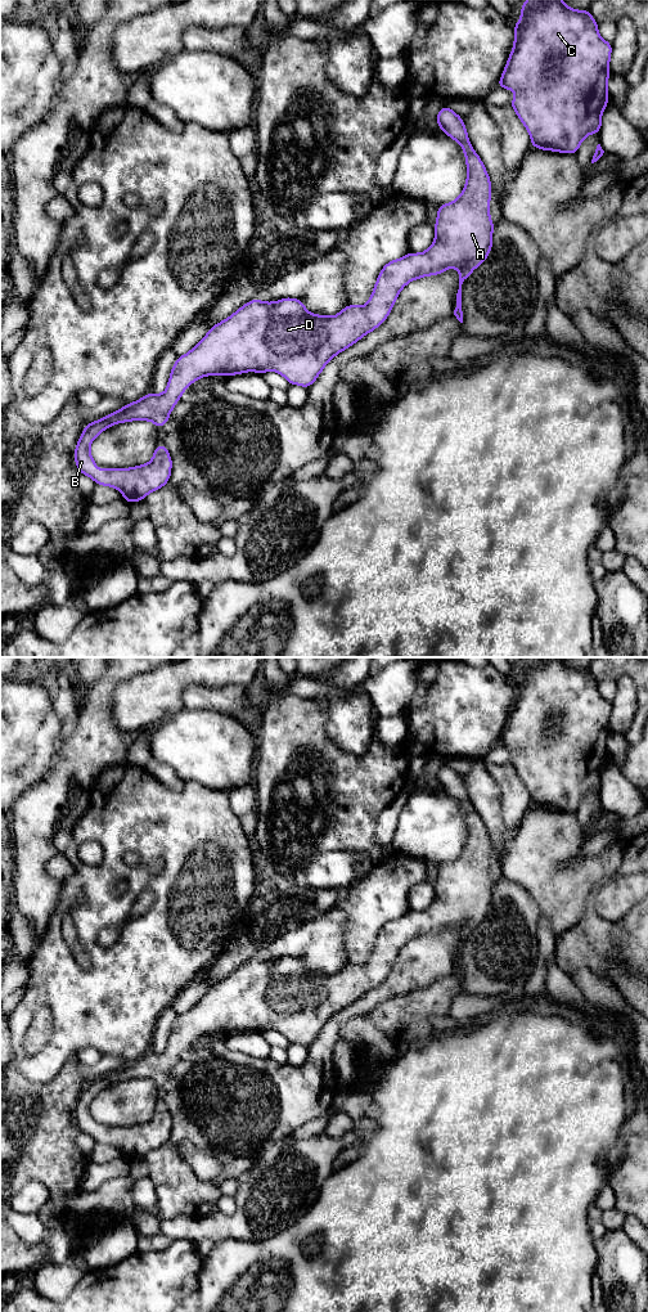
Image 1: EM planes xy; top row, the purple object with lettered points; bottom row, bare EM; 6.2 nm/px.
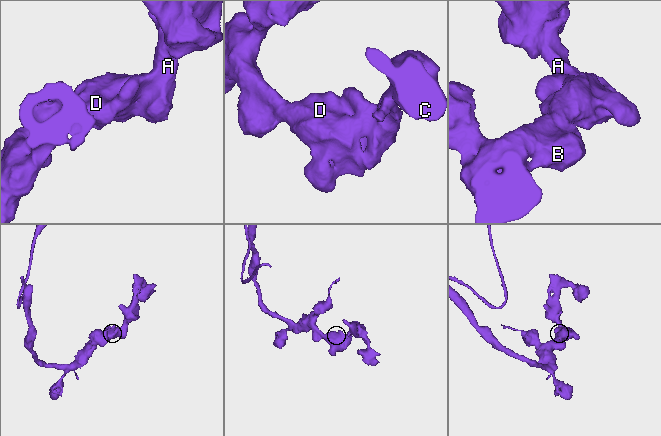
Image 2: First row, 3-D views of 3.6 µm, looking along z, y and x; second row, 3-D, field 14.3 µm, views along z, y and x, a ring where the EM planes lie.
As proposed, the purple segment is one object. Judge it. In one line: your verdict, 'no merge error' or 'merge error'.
no merge error

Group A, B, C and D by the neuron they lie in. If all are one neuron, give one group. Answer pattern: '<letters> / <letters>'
A B C D

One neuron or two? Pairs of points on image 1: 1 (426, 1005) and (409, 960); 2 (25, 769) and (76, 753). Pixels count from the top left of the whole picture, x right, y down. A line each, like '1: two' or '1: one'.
1: two
2: two

